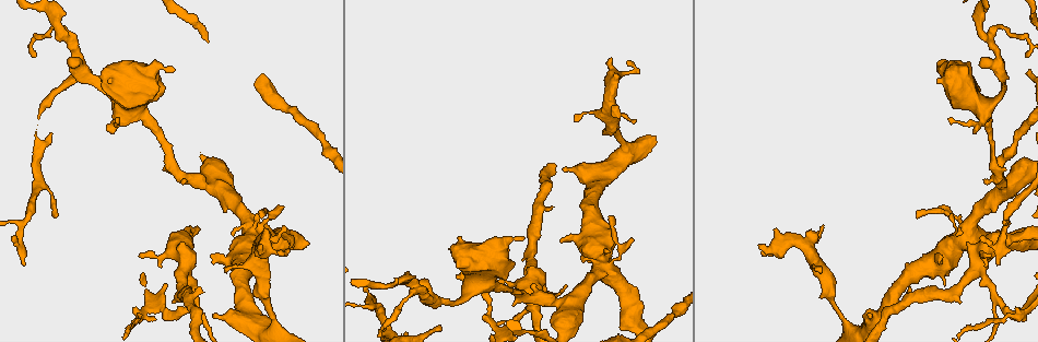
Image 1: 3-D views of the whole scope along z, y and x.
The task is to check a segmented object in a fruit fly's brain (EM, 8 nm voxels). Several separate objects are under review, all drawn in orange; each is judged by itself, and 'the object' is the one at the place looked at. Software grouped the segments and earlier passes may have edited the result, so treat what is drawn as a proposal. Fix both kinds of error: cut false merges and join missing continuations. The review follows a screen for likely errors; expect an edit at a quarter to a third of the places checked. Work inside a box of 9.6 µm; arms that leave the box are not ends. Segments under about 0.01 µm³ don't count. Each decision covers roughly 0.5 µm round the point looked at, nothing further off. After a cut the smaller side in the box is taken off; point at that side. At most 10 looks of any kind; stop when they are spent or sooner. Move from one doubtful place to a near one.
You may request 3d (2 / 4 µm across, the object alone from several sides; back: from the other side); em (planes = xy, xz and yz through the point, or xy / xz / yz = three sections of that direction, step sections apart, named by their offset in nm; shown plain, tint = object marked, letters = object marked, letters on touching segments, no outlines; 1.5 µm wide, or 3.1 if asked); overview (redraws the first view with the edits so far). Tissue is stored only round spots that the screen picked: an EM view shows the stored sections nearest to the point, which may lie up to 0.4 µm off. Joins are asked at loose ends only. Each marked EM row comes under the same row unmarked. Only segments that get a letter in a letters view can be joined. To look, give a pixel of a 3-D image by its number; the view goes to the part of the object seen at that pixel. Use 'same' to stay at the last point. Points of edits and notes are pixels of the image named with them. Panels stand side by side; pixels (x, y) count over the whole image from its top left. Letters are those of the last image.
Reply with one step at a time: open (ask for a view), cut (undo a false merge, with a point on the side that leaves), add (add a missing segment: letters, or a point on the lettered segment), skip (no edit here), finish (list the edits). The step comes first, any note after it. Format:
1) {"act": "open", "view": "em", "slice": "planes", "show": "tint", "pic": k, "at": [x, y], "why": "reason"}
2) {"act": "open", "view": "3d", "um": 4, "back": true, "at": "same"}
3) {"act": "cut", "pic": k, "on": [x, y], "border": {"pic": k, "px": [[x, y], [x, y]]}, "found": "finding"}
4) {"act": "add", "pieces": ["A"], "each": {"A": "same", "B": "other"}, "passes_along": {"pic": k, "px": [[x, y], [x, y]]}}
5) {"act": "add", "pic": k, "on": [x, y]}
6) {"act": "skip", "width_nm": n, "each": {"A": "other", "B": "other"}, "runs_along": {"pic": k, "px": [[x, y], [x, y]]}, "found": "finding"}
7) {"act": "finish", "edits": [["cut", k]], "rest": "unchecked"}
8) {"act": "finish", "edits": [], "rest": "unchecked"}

{"act": "open", "view": "3d", "um": 2, "pic": 1, "at": [213, 258]}

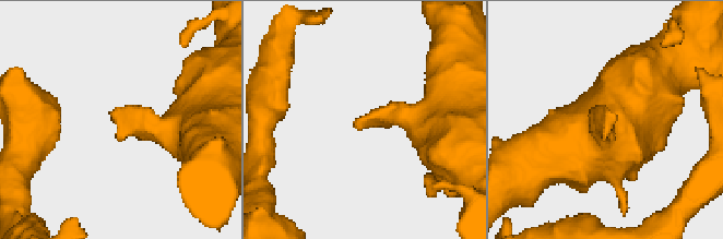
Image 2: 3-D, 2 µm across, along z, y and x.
{"act": "open", "view": "em", "slice": "planes", "show": "letters", "pic": 2, "at": [360, 130], "why": "need the tissue"}

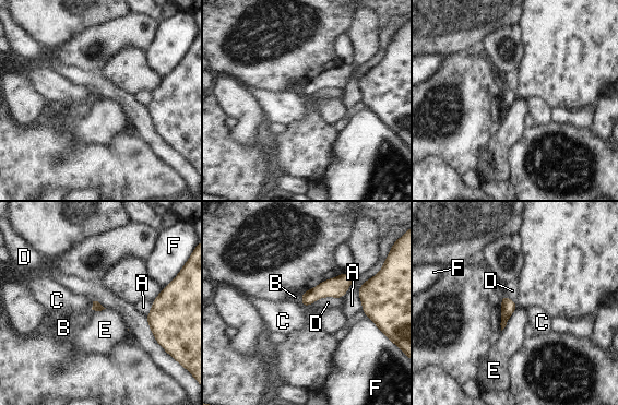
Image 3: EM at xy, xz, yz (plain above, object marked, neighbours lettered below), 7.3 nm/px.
{"act": "skip", "each": {"A": "other", "B": "other", "C": "other", "D": "other", "E": "other", "F": "other"}, "runs_along": {"pic": 3, "px": [[352, 276], [305, 302]]}, "found": "none of them fits"}

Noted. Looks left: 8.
{"act": "open", "view": "3d", "um": 2, "back": true, "pic": 1, "at": [997, 300], "why": "branch point"}

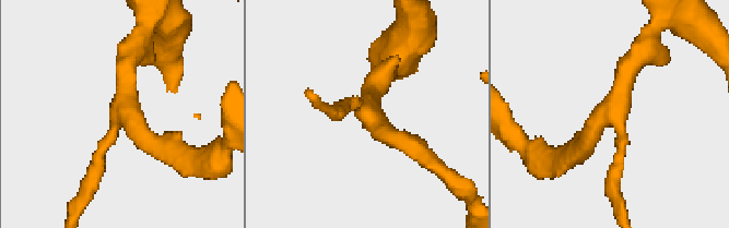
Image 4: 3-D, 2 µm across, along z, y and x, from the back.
{"act": "open", "view": "em", "slice": "planes", "show": "tint", "pic": 4, "at": [369, 115], "arms": 3, "why": "shape alone is not enough"}

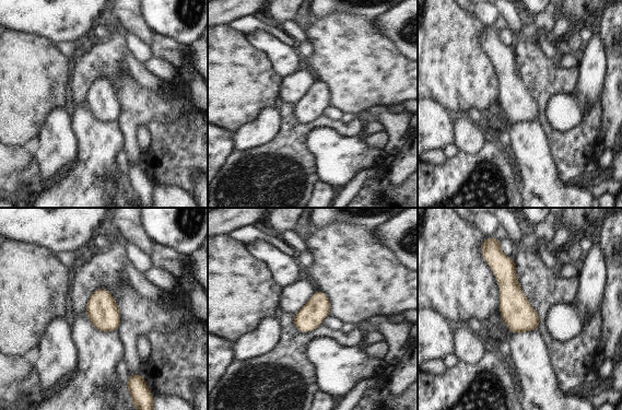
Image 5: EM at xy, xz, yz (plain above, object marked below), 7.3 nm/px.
{"act": "open", "view": "em", "slice": "planes", "show": "letters", "at": "same", "why": "see the neighbours"}

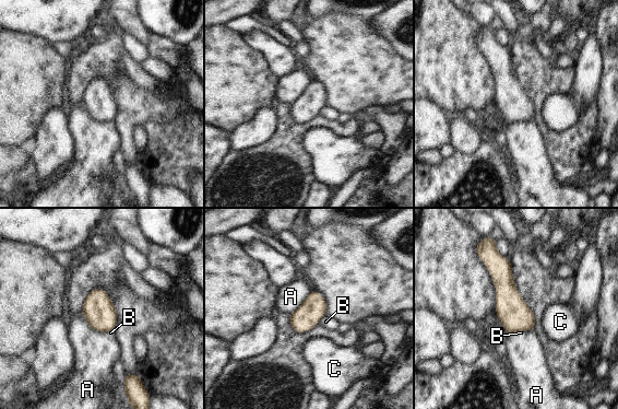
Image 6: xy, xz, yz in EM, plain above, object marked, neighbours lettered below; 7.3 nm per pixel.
{"act": "skip", "each": {"A": "other", "B": "other", "C": "other"}, "found": "all the same cell"}

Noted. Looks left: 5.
{"act": "open", "view": "em", "slice": "planes", "show": "tint", "pic": 1, "at": [813, 240], "why": "calibre changes"}

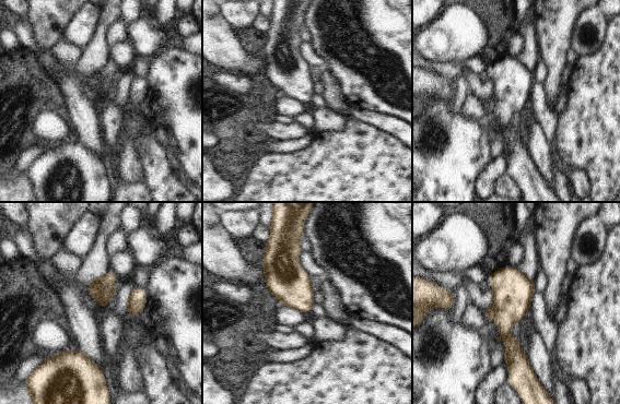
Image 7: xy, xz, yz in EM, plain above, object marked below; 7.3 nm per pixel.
{"act": "open", "view": "em", "slice": "planes", "show": "letters", "at": "same"}

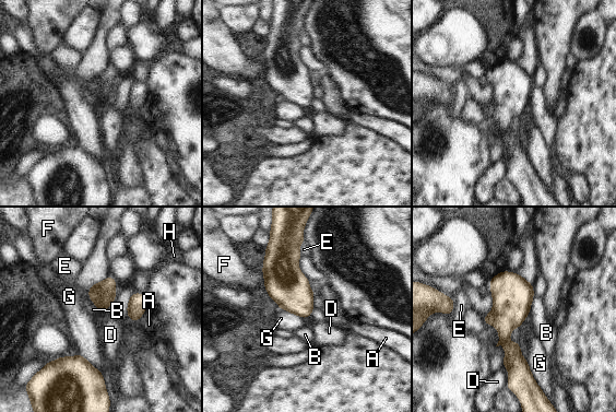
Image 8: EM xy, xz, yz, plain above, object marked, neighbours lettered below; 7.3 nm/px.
{"act": "skip", "each": {"A": "other", "B": "other", "D": "other", "E": "other", "F": "other", "G": "other", "H": "other"}, "runs_along": {"pic": 8, "px": [[505, 273], [511, 377]]}, "found": "continuous, no second cell"}

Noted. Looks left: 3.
{"act": "open", "view": "3d", "um": 4, "pic": 1, "at": [994, 30]}

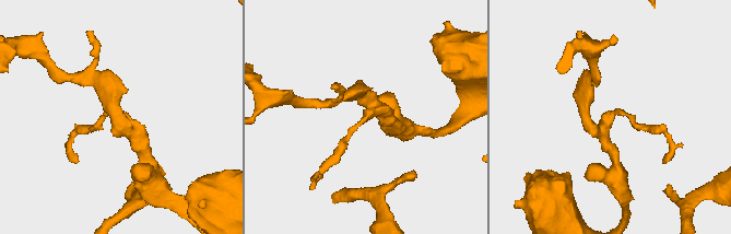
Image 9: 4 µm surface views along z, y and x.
{"act": "open", "view": "em", "slice": "planes", "show": "letters", "pic": 9, "at": [366, 116], "arms": 3, "why": "need the tissue"}

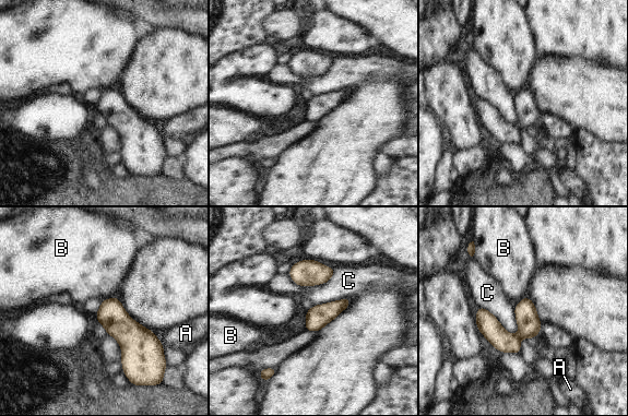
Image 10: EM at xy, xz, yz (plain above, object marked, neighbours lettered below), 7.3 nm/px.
{"act": "skip", "each": {"A": "other", "B": "other", "C": "other"}, "border": {"pic": 10, "px": [[117, 297], [108, 297], [102, 301]]}, "found": "one cell here"}

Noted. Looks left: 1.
{"act": "finish", "edits": [], "rest": "unchecked"}

